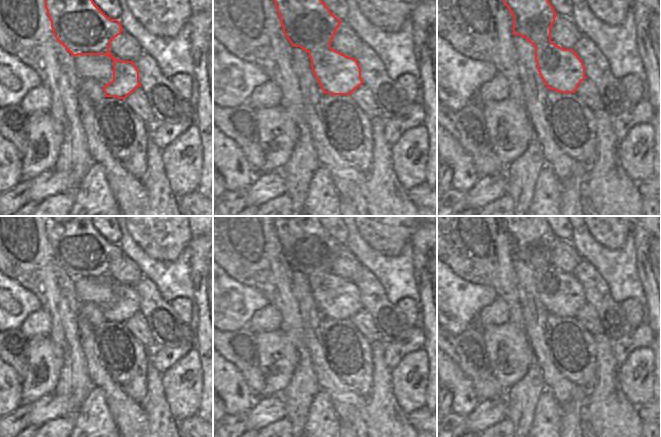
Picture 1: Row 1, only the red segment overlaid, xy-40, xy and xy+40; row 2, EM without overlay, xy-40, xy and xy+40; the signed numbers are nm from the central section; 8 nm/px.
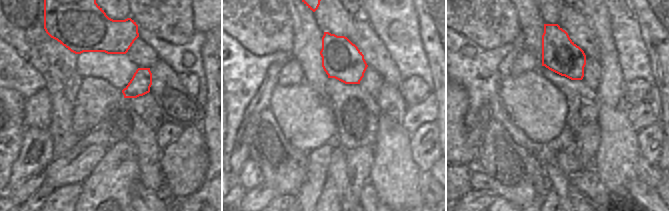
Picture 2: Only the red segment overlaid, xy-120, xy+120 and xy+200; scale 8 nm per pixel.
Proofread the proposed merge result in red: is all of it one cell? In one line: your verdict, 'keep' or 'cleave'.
cleave

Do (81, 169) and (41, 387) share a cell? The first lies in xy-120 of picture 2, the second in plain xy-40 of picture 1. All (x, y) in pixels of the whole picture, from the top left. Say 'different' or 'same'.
different

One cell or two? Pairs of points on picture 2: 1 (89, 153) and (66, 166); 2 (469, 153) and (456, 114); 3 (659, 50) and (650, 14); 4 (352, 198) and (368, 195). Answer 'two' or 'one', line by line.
1: one
2: one
3: one
4: two

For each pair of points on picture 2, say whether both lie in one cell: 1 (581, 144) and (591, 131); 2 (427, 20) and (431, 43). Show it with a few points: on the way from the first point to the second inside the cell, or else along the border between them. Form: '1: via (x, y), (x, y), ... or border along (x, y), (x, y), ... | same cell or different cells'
1: via (584, 141), (590, 134) | same cell
2: via (427, 26), (426, 38) | same cell

